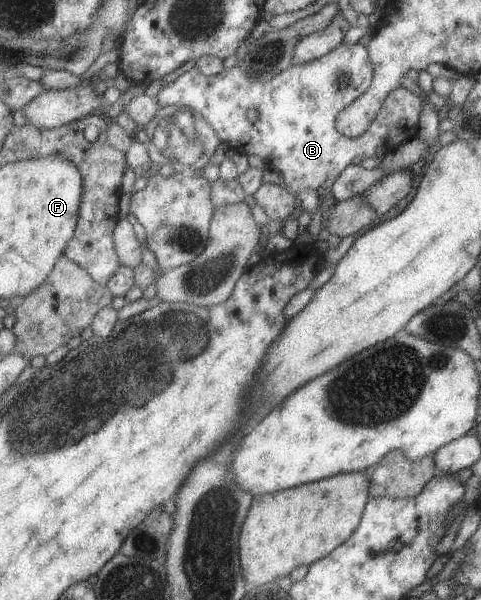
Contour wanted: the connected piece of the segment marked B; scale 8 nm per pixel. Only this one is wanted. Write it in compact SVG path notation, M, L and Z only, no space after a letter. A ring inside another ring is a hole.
M357 42L350 45L340 43L319 58L288 66L284 71L272 77L268 83L263 84L250 81L246 73L237 67L222 68L220 73L211 76L205 76L193 67L178 76L174 82L159 89L155 98L160 108L174 106L178 109L188 109L192 113L200 113L220 141L230 144L235 155L261 157L267 168L282 174L282 185L290 193L296 195L300 190L331 187L338 174L352 162L354 157L382 158L388 151L392 151L400 143L416 135L420 99L413 91L401 86L396 86L386 95L376 117L359 136L347 138L335 128L336 114L368 89L372 72L372 64L364 46ZM341 78L348 82L342 87L338 83ZM248 109L254 109L258 115L254 123L250 123L246 118Z

